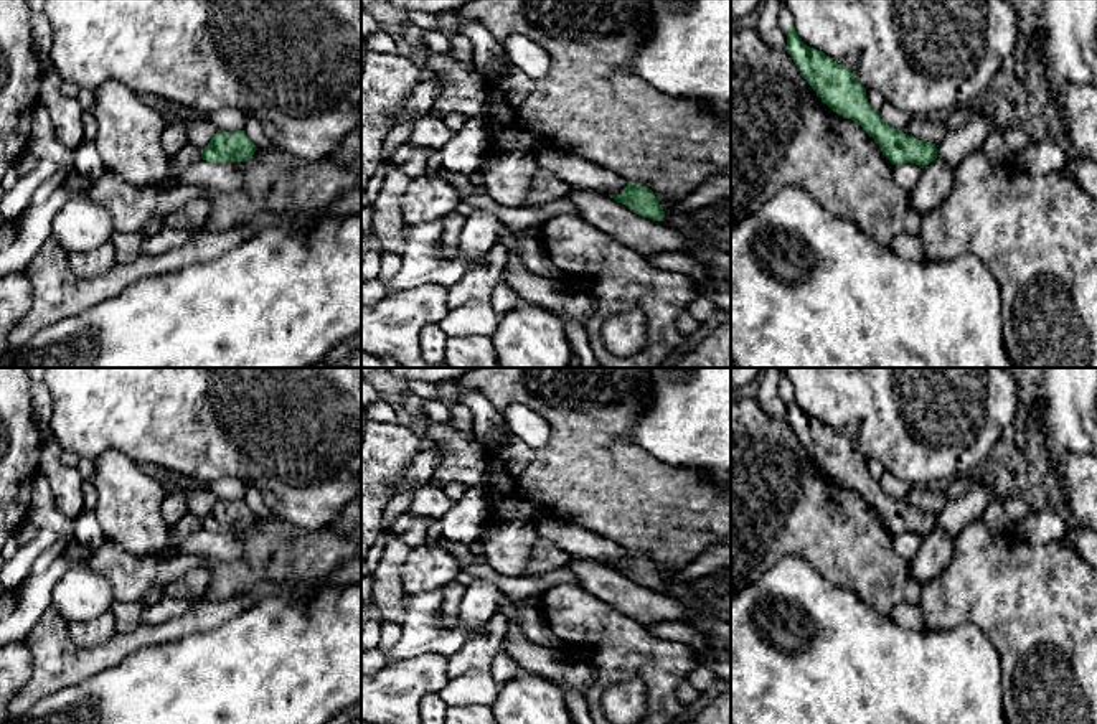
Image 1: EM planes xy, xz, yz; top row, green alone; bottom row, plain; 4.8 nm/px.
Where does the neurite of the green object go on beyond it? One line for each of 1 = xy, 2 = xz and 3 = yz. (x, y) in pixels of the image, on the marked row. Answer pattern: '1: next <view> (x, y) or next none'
1: next none
2: next none
3: next none

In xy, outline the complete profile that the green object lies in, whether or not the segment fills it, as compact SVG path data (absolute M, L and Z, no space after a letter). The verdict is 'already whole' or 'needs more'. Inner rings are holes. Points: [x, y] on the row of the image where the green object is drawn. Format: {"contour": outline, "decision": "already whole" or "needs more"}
{"contour": "M218 130L201 150L201 158L210 163L244 162L251 160L254 152L256 145L247 139L244 130Z", "decision": "already whole"}

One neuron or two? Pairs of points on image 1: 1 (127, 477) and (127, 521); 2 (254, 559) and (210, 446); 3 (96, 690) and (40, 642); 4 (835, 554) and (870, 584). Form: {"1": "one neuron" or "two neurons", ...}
{"1": "one neuron", "2": "two neurons", "3": "two neurons", "4": "one neuron"}

